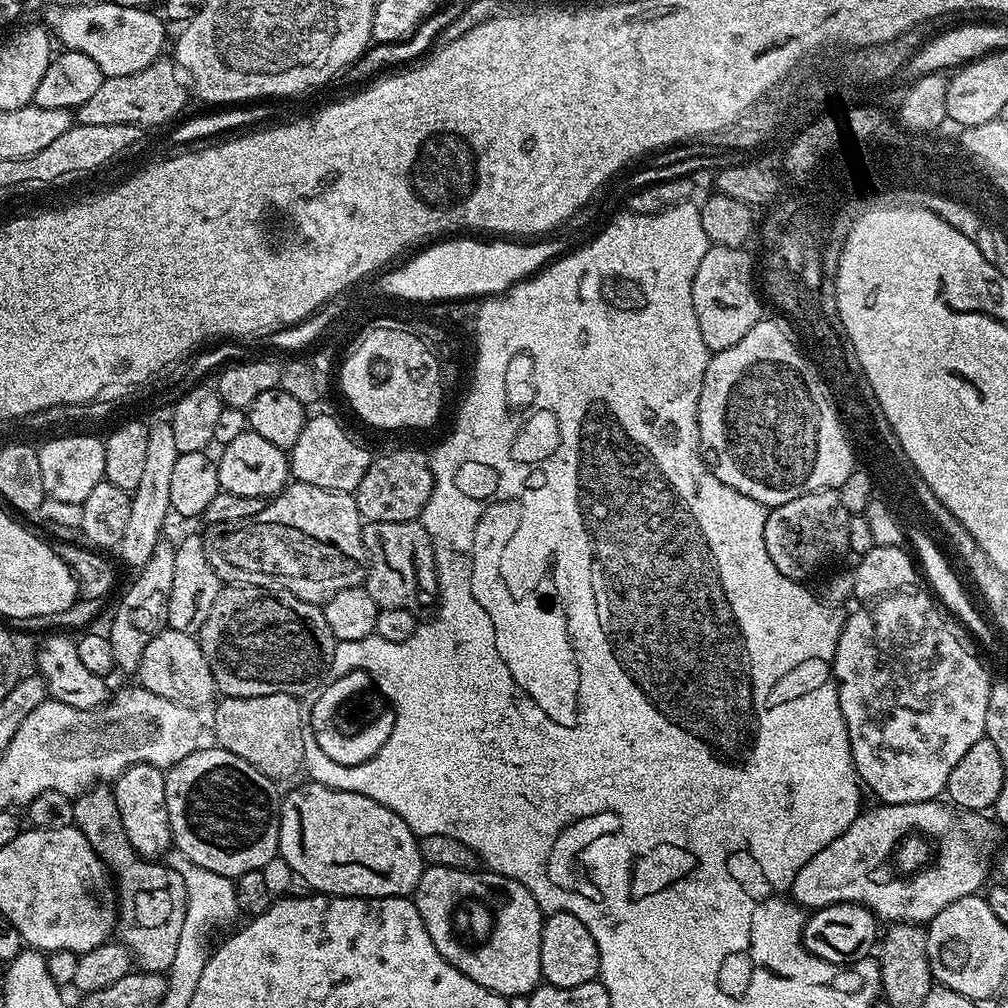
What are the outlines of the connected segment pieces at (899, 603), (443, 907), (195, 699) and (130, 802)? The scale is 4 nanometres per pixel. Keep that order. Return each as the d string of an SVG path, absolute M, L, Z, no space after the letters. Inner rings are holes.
M897 590L881 596L867 606L860 606L857 612L849 611L836 643L836 654L832 658L832 674L836 678L842 718L848 727L848 741L856 774L860 778L861 785L867 791L869 788L877 796L880 804L913 804L935 800L947 789L950 770L958 766L958 761L965 756L966 750L970 750L970 746L974 746L974 742L985 739L986 706L990 702L990 690L994 683L993 677L988 677L983 662L952 633L951 626L944 621L945 613L938 607L937 601L927 591L924 591L925 593L904 591Z
M425 867L414 903L442 958L466 978L505 998L527 997L541 983L540 947L546 919L534 894L517 880L491 870Z
M167 627L150 638L150 646L142 650L139 676L139 687L150 690L150 694L158 694L158 698L170 698L170 702L178 702L193 710L200 710L203 704L213 703L216 683L210 674L206 654L202 654L200 641L191 632L179 632Z
M135 764L116 777L114 791L118 810L122 814L122 826L126 830L126 838L130 838L130 846L134 846L138 855L145 858L163 857L160 855L167 848L173 847L172 827L166 810L164 772L149 764Z

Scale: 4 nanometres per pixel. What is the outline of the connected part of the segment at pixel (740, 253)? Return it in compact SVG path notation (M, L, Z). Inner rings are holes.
M712 246L698 266L692 283L694 314L698 318L698 330L709 353L715 354L734 346L762 318L760 300L752 289L752 260L743 247Z

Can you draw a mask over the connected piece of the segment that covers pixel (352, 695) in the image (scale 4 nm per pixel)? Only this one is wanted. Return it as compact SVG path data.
M348 672L329 679L319 692L320 697L311 701L312 729L318 746L331 760L354 766L382 750L390 730L394 730L396 710L368 673Z

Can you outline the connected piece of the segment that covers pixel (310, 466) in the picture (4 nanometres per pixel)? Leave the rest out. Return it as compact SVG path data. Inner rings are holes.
M316 416L305 419L302 434L298 442L290 449L290 476L293 481L310 486L322 486L326 490L355 493L358 482L362 482L362 474L366 474L370 453L356 440L348 437L348 432L332 416Z

